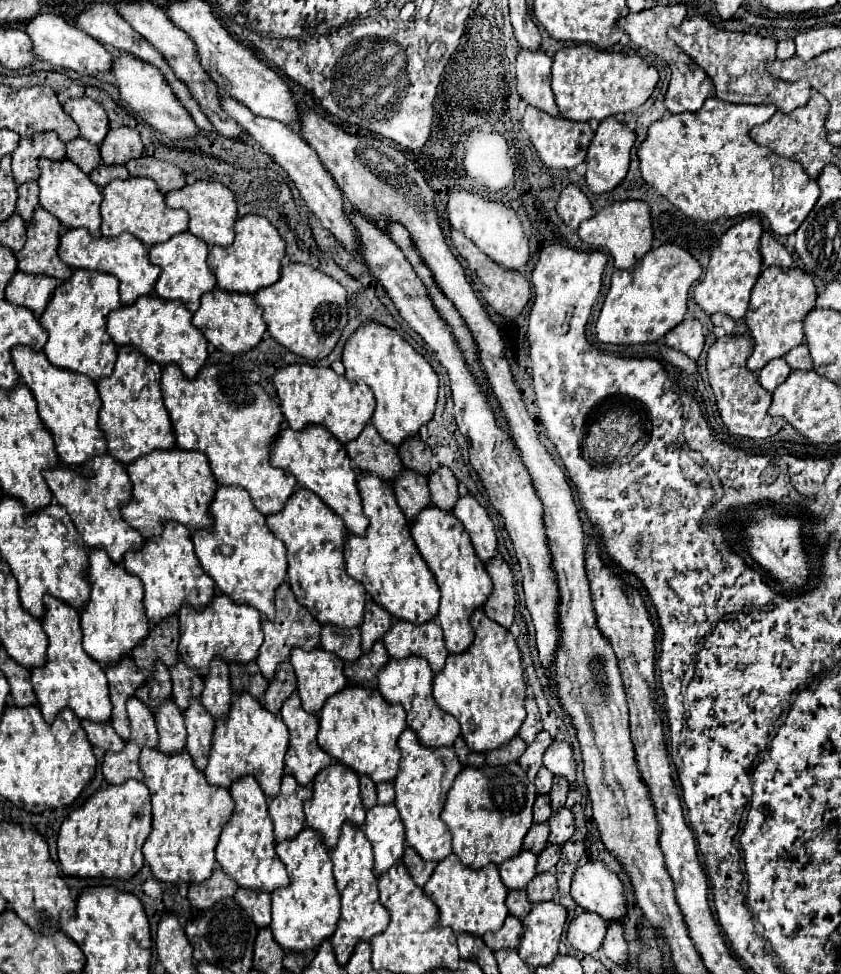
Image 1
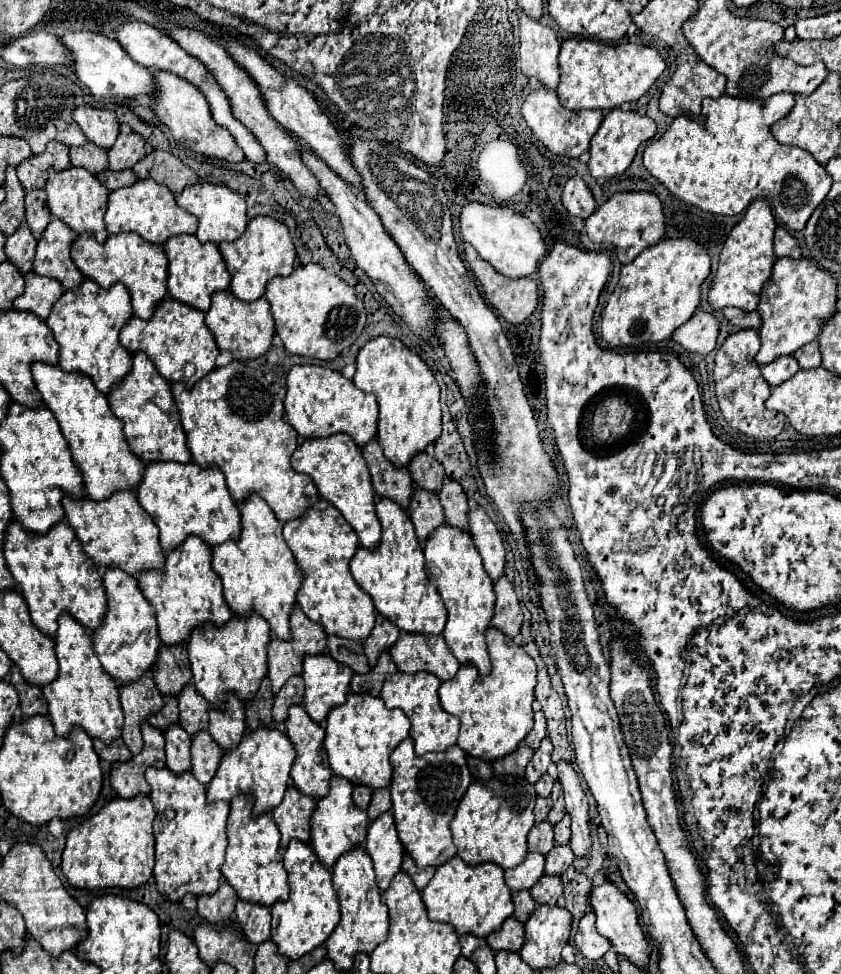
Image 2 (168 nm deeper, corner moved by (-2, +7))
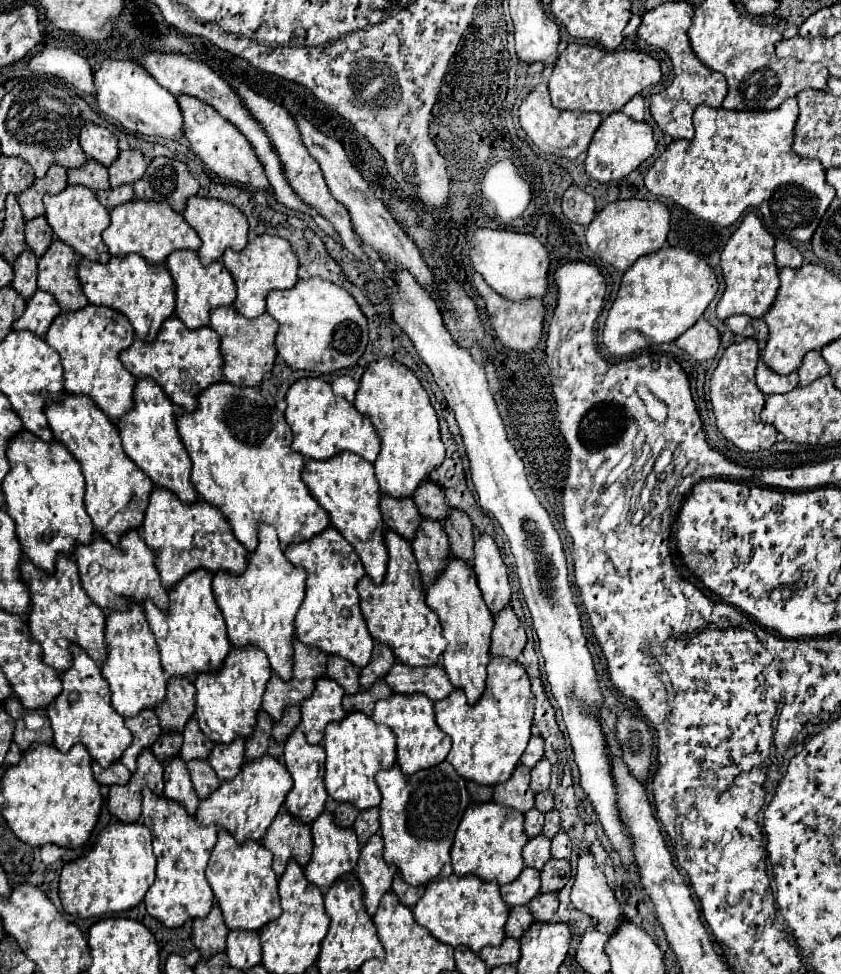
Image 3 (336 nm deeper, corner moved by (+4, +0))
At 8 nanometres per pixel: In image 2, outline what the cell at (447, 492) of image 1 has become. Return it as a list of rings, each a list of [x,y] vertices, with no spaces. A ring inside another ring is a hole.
[[[446,479],[444,489],[438,493],[438,497],[446,513],[446,523],[468,531],[468,499],[460,485],[456,485],[456,481]]]

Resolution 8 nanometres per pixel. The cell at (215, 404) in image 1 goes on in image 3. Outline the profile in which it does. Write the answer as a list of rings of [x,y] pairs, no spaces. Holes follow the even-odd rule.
[[[228,382],[212,384],[210,388],[206,388],[206,392],[202,392],[202,396],[198,396],[198,408],[194,412],[184,412],[184,408],[180,408],[176,424],[192,460],[194,488],[206,502],[218,506],[224,512],[234,530],[234,536],[246,546],[246,550],[252,552],[258,544],[258,522],[272,524],[278,532],[278,540],[284,546],[308,540],[330,526],[328,514],[310,496],[306,484],[300,478],[306,458],[300,452],[292,452],[292,432],[284,420],[284,414],[280,412],[278,420],[278,410],[268,406],[258,388],[238,388]]]

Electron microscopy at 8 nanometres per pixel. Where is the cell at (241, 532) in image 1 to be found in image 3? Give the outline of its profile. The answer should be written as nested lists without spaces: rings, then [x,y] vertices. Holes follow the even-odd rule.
[[[258,524],[258,548],[254,552],[248,554],[248,566],[242,574],[234,576],[228,572],[216,572],[214,574],[214,582],[212,582],[212,590],[218,602],[218,608],[224,614],[226,626],[228,626],[228,638],[234,646],[246,646],[246,644],[254,644],[258,648],[262,648],[272,664],[272,670],[280,674],[282,680],[290,680],[292,676],[292,640],[294,640],[294,616],[304,600],[304,582],[306,582],[306,572],[298,570],[296,566],[292,566],[278,542],[276,530],[268,524]]]

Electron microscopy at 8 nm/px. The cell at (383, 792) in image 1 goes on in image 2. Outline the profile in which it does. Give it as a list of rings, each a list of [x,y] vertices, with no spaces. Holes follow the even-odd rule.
[[[378,789],[378,791],[374,791],[374,795],[372,795],[372,801],[370,801],[370,805],[368,805],[368,819],[370,821],[374,821],[378,815],[382,815],[382,813],[386,813],[386,811],[390,811],[390,791],[388,789]]]

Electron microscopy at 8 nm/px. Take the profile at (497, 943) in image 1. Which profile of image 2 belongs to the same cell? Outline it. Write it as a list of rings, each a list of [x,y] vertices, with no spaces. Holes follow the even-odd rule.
[[[510,917],[508,921],[504,921],[502,929],[498,933],[490,933],[486,941],[492,951],[518,951],[524,945],[524,925]]]

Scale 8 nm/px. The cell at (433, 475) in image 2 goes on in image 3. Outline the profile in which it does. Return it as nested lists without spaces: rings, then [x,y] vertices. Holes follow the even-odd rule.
[[[422,480],[422,486],[416,488],[412,500],[416,502],[418,510],[422,512],[422,516],[426,518],[434,518],[434,520],[444,520],[448,514],[448,506],[444,502],[444,492],[438,484],[434,484],[432,480]]]

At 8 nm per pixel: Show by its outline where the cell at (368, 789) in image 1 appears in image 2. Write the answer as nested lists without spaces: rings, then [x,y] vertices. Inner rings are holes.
[[[356,785],[356,787],[354,787],[354,791],[352,791],[354,805],[356,805],[358,809],[362,809],[362,811],[368,807],[370,797],[372,797],[372,791],[370,791],[370,789],[360,789],[360,785]]]

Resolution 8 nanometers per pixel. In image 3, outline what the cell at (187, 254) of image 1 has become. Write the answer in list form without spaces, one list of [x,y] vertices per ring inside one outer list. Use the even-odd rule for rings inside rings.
[[[178,250],[166,258],[166,268],[170,270],[176,284],[176,316],[192,330],[208,326],[210,310],[216,306],[230,306],[236,298],[236,284],[224,264],[218,260],[204,266],[200,264],[196,252]]]

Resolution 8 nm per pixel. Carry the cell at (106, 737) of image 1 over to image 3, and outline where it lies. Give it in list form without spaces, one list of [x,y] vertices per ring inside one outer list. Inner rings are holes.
[[[94,760],[92,772],[100,784],[108,784],[108,786],[126,784],[130,780],[130,770],[120,760],[116,760],[116,764],[110,764],[110,768],[100,768],[100,764]]]

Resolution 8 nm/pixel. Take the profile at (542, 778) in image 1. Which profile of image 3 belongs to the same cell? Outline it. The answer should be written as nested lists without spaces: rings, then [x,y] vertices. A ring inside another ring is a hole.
[[[546,790],[546,792],[540,792],[536,794],[536,804],[534,804],[540,812],[548,812],[554,808],[554,800],[552,800],[552,792]]]

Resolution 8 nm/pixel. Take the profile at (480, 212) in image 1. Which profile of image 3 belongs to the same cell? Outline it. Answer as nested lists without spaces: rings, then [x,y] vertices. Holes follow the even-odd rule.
[[[476,228],[470,240],[470,262],[478,274],[486,280],[490,288],[502,294],[508,300],[522,298],[542,298],[548,280],[546,272],[550,268],[550,258],[544,244],[538,242],[532,234],[518,234],[512,230],[494,230],[494,228]]]

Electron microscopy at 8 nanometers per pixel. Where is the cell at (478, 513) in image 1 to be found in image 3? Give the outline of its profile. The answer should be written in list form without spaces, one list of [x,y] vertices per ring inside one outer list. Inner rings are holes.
[[[478,534],[474,540],[474,572],[486,606],[496,614],[510,604],[508,572],[490,534]]]

